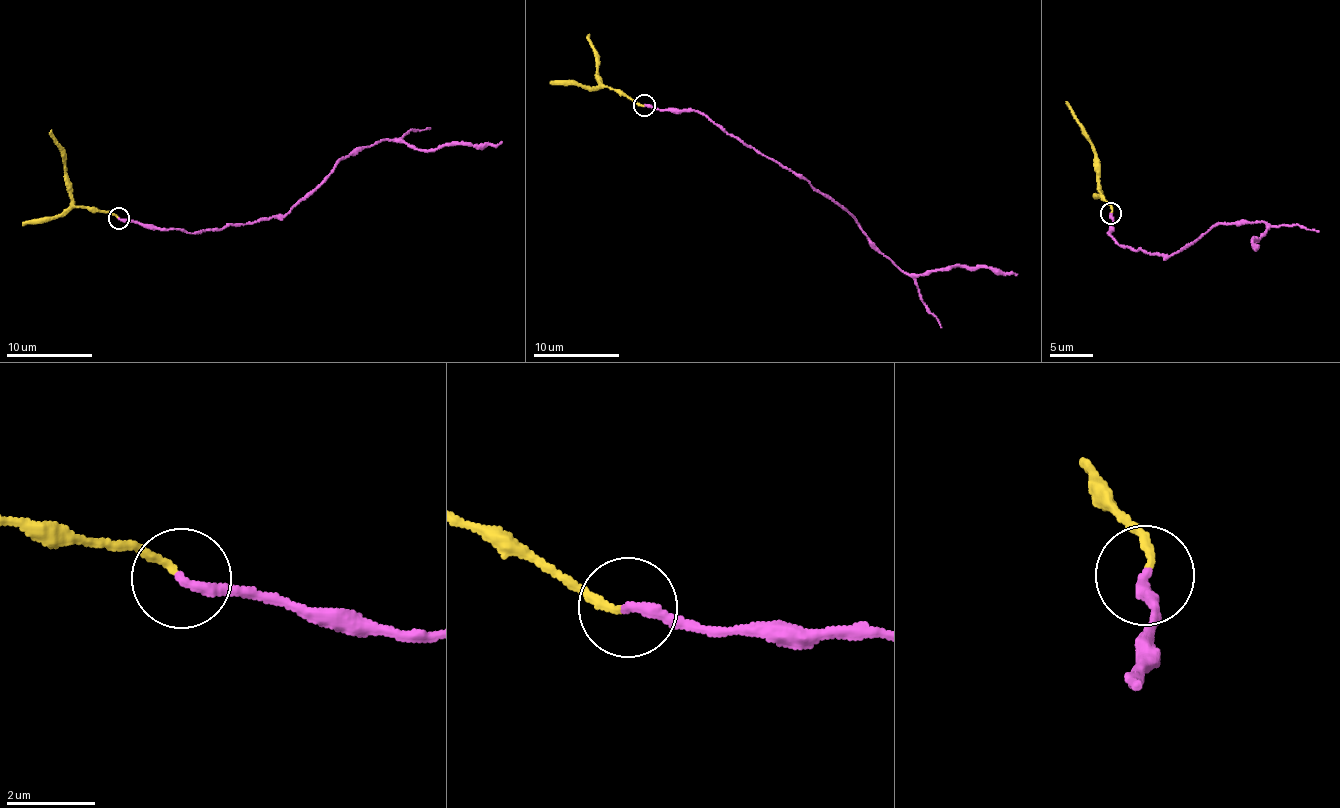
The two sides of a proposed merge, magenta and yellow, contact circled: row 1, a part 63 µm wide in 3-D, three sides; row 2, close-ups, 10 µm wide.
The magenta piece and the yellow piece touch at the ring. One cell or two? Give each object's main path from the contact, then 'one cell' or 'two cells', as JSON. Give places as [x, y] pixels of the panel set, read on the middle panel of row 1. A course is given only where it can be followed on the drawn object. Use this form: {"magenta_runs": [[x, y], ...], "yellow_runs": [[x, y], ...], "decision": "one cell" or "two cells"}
{"magenta_runs": [[645, 106], [700, 111], [798, 174], [853, 216], [901, 270], [922, 275], [954, 266], [1017, 274]], "yellow_runs": [[643, 105], [603, 87], [598, 72], [599, 60], [589, 33]], "decision": "one cell"}

